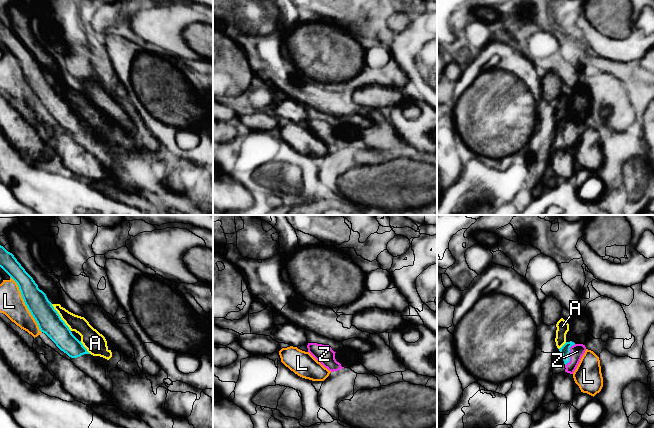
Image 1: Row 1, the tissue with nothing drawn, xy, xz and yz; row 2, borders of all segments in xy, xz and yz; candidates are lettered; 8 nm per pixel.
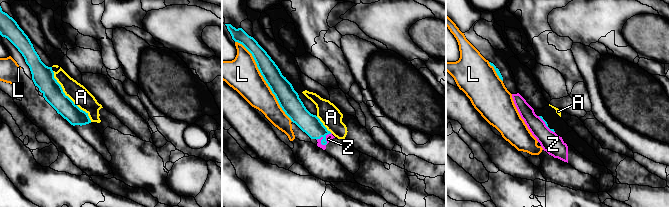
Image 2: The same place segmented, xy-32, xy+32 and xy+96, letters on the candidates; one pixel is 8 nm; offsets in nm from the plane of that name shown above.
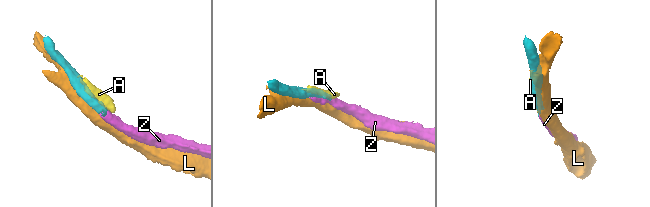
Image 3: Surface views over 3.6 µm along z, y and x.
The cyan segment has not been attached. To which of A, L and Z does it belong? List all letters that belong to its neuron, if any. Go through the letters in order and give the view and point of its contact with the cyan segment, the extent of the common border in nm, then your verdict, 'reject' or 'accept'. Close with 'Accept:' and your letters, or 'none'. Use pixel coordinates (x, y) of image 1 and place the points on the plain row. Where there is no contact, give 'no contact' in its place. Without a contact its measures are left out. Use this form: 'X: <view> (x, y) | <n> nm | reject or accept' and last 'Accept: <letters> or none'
A: xy (60, 93) | 280 nm | reject
L: xy (25, 80) | 500 nm | reject
Z: yz (569, 130) | 190 nm | accept
Accept: Z

